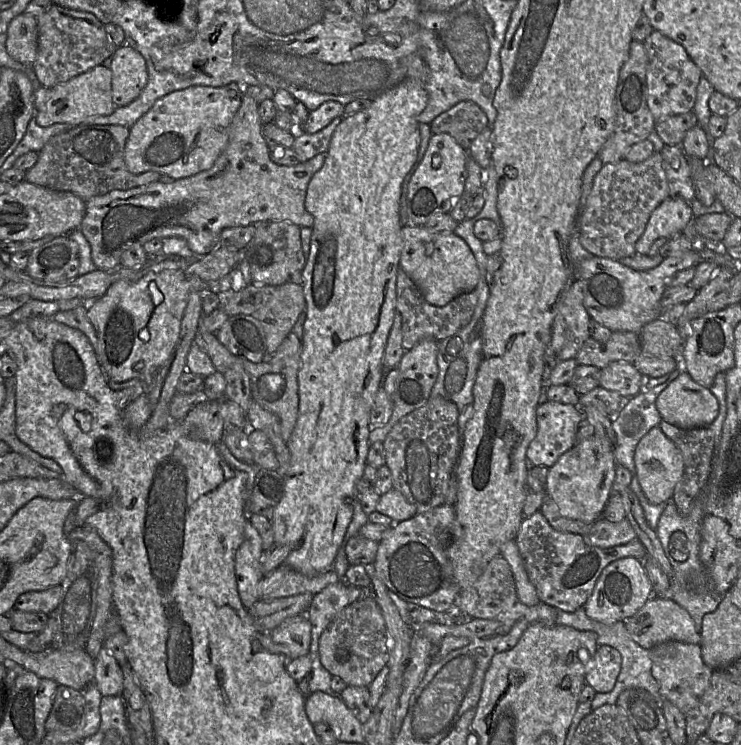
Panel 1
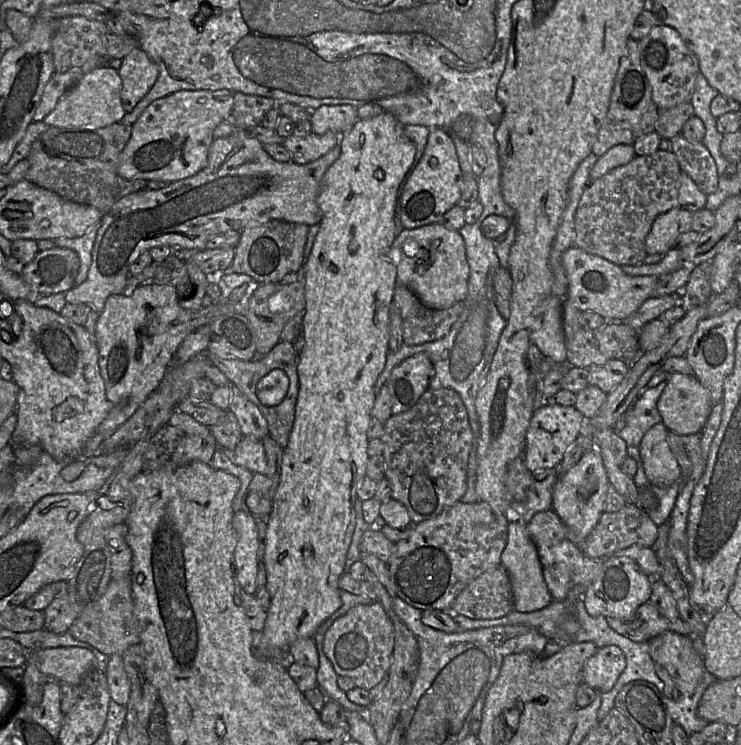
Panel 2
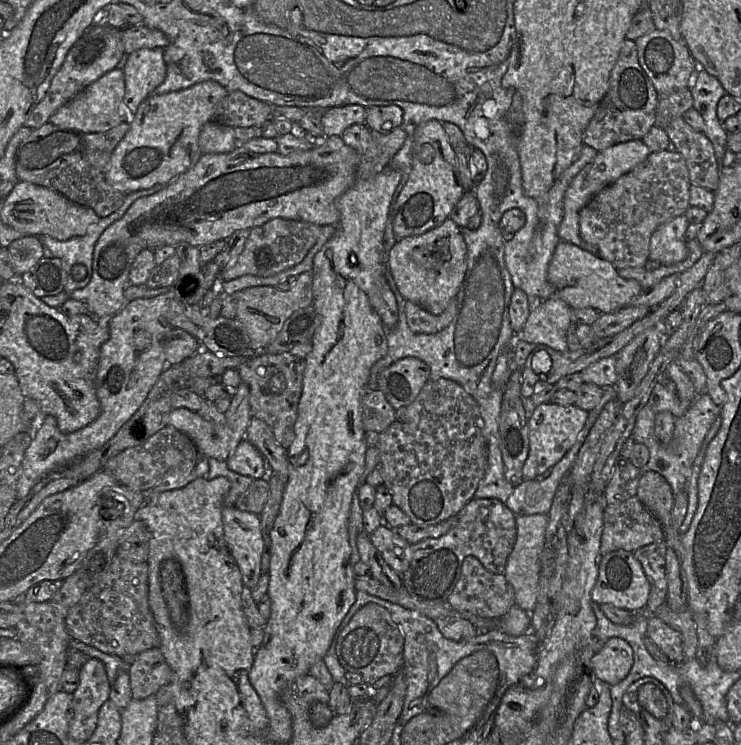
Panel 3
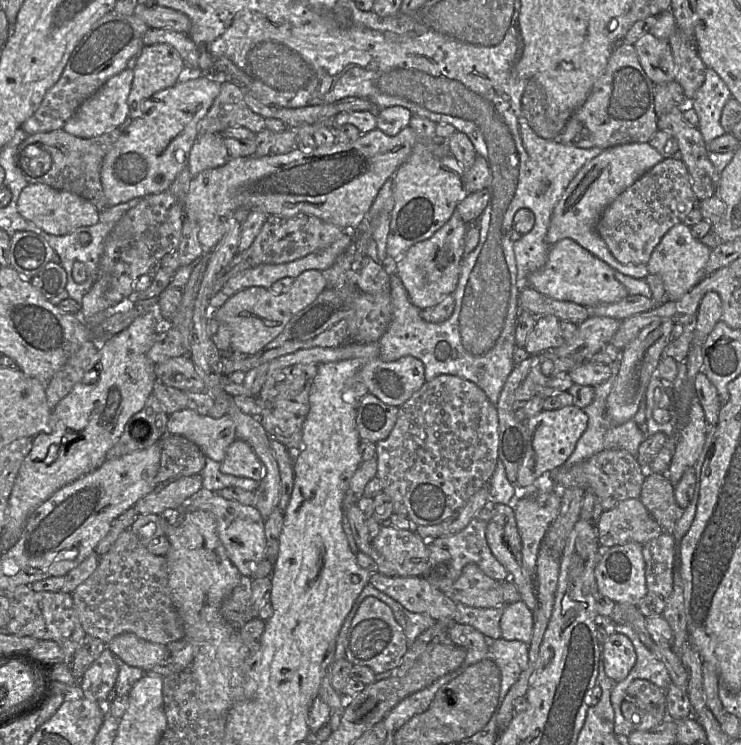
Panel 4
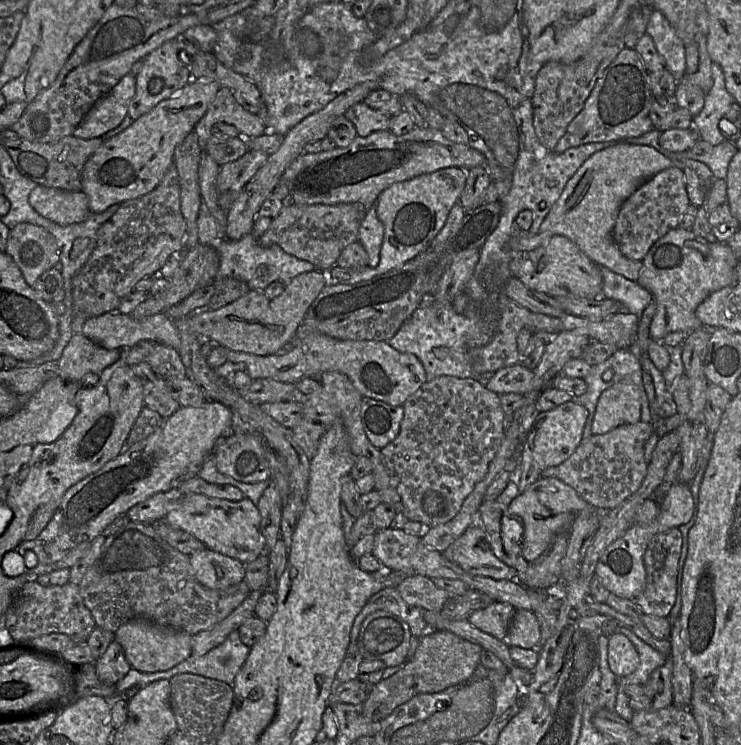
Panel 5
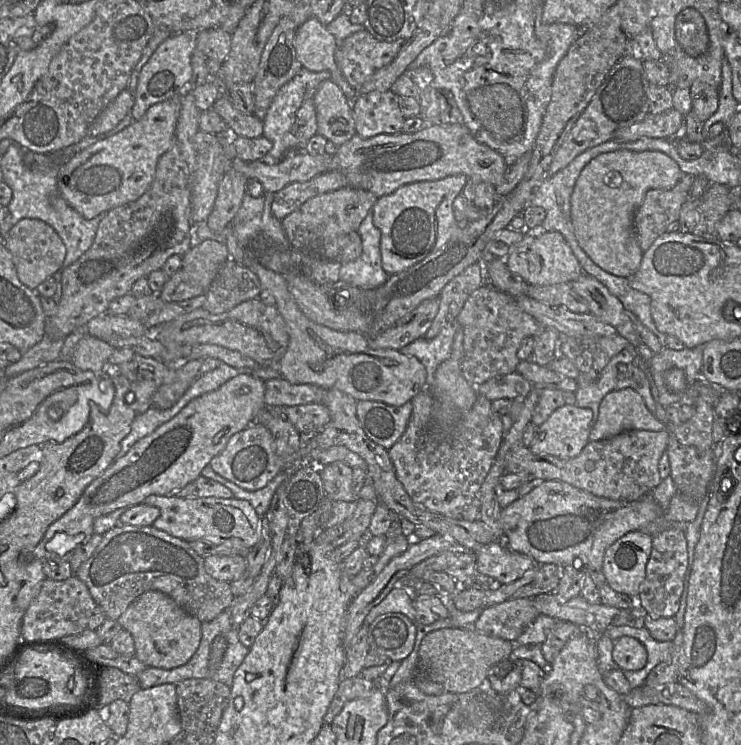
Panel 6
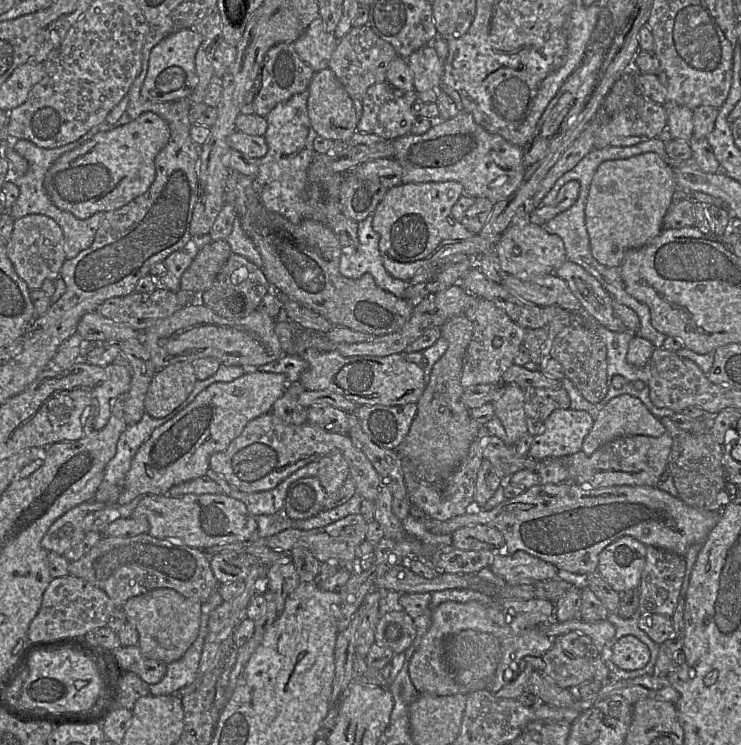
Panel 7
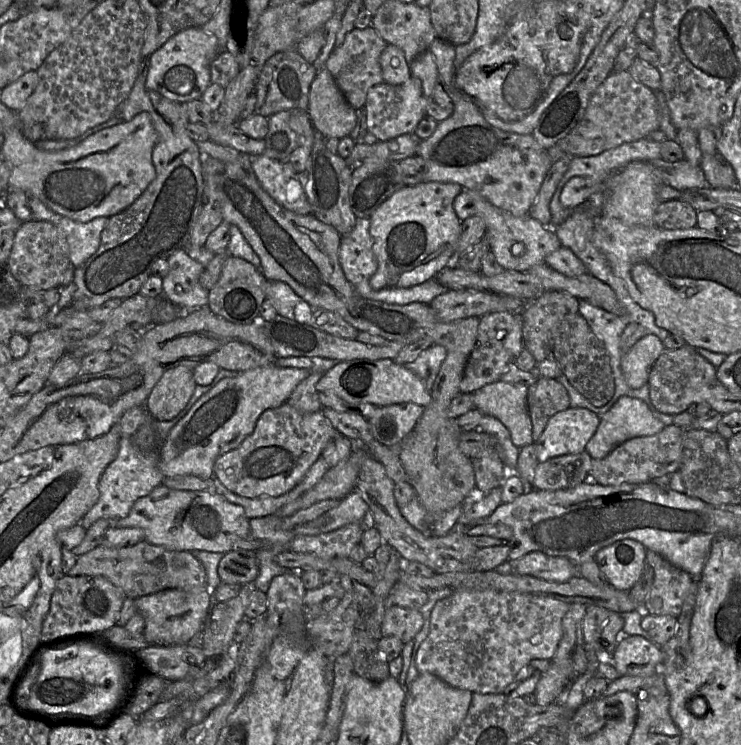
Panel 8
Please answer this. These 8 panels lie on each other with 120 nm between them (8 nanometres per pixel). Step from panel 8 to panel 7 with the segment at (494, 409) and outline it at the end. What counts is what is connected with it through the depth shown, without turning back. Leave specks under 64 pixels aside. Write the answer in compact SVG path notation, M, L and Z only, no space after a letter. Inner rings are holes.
M501 384L491 402L495 407L495 416L503 424L508 439L515 445L528 433L525 415L525 390L516 384Z

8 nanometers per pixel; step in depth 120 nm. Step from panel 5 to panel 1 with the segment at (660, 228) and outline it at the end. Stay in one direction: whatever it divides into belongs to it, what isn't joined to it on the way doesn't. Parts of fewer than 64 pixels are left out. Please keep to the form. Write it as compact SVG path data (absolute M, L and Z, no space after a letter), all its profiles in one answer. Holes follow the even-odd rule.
M660 152L640 163L621 159L604 164L593 180L580 218L580 243L597 257L620 260L636 254L635 244L644 233L651 213L665 199L669 188Z

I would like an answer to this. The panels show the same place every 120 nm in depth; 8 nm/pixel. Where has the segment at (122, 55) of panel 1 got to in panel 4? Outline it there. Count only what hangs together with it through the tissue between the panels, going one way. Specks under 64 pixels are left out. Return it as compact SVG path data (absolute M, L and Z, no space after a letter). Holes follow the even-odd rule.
M168 44L144 46L136 59L134 77L127 98L130 119L141 114L142 103L178 82L185 63L177 50Z

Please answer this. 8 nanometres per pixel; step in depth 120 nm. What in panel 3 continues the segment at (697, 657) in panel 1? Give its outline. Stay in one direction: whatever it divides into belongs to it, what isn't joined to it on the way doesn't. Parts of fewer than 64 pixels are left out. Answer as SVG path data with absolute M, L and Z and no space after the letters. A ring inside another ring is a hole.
M656 615L649 616L647 636L667 655L672 664L680 664L685 661L680 633L667 625Z

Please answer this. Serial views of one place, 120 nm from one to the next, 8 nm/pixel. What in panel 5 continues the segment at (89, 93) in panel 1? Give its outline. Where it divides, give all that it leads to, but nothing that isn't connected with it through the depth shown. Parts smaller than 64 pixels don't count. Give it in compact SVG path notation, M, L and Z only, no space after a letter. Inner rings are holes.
M130 72L92 106L73 135L82 139L91 139L102 137L118 127L128 115L129 104L135 91L136 78Z

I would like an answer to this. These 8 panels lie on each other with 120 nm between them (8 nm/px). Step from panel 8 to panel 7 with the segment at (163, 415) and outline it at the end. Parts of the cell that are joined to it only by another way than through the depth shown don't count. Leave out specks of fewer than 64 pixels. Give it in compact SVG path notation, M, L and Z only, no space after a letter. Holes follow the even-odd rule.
M177 362L157 371L145 396L145 412L163 418L180 406L197 381L190 362Z

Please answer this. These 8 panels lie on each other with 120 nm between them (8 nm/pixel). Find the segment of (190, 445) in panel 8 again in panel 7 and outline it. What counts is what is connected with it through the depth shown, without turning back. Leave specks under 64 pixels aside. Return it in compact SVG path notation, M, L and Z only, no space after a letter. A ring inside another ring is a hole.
M254 370L244 373L233 381L215 382L208 386L186 408L156 428L149 439L141 445L125 476L117 504L126 505L138 496L164 495L172 486L206 475L210 457L226 450L229 444L241 434L247 423L271 412L273 404L285 392L288 384L283 374Z

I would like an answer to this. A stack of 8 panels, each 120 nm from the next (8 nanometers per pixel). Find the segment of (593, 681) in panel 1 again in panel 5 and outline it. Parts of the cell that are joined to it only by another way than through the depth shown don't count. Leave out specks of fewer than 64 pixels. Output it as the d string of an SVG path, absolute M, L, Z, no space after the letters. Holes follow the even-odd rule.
M613 633L608 639L608 664L617 678L633 673L639 666L639 655L632 642L623 634Z

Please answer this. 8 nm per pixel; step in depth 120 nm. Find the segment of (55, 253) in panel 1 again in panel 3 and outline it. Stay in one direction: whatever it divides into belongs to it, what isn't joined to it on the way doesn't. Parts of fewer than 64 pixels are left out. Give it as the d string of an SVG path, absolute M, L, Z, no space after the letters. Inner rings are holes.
M43 257L18 279L39 298L54 296L64 290L66 273L59 258Z

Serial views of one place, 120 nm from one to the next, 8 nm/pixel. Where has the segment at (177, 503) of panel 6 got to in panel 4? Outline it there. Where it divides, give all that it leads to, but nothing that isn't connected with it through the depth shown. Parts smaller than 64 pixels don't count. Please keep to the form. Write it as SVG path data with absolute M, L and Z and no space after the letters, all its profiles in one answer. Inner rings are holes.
M201 489L191 497L183 507L186 511L204 510L216 520L217 534L223 544L228 558L242 576L250 577L256 566L265 558L266 539L264 521L256 507L227 500L215 492Z

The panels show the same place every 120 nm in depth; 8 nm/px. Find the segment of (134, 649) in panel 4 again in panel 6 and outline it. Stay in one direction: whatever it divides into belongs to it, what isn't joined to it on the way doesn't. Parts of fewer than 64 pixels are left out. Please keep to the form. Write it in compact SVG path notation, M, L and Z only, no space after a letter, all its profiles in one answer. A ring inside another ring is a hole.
M148 591L140 595L118 621L122 629L133 636L135 656L147 667L173 669L182 666L194 655L201 640L201 621L160 591Z

